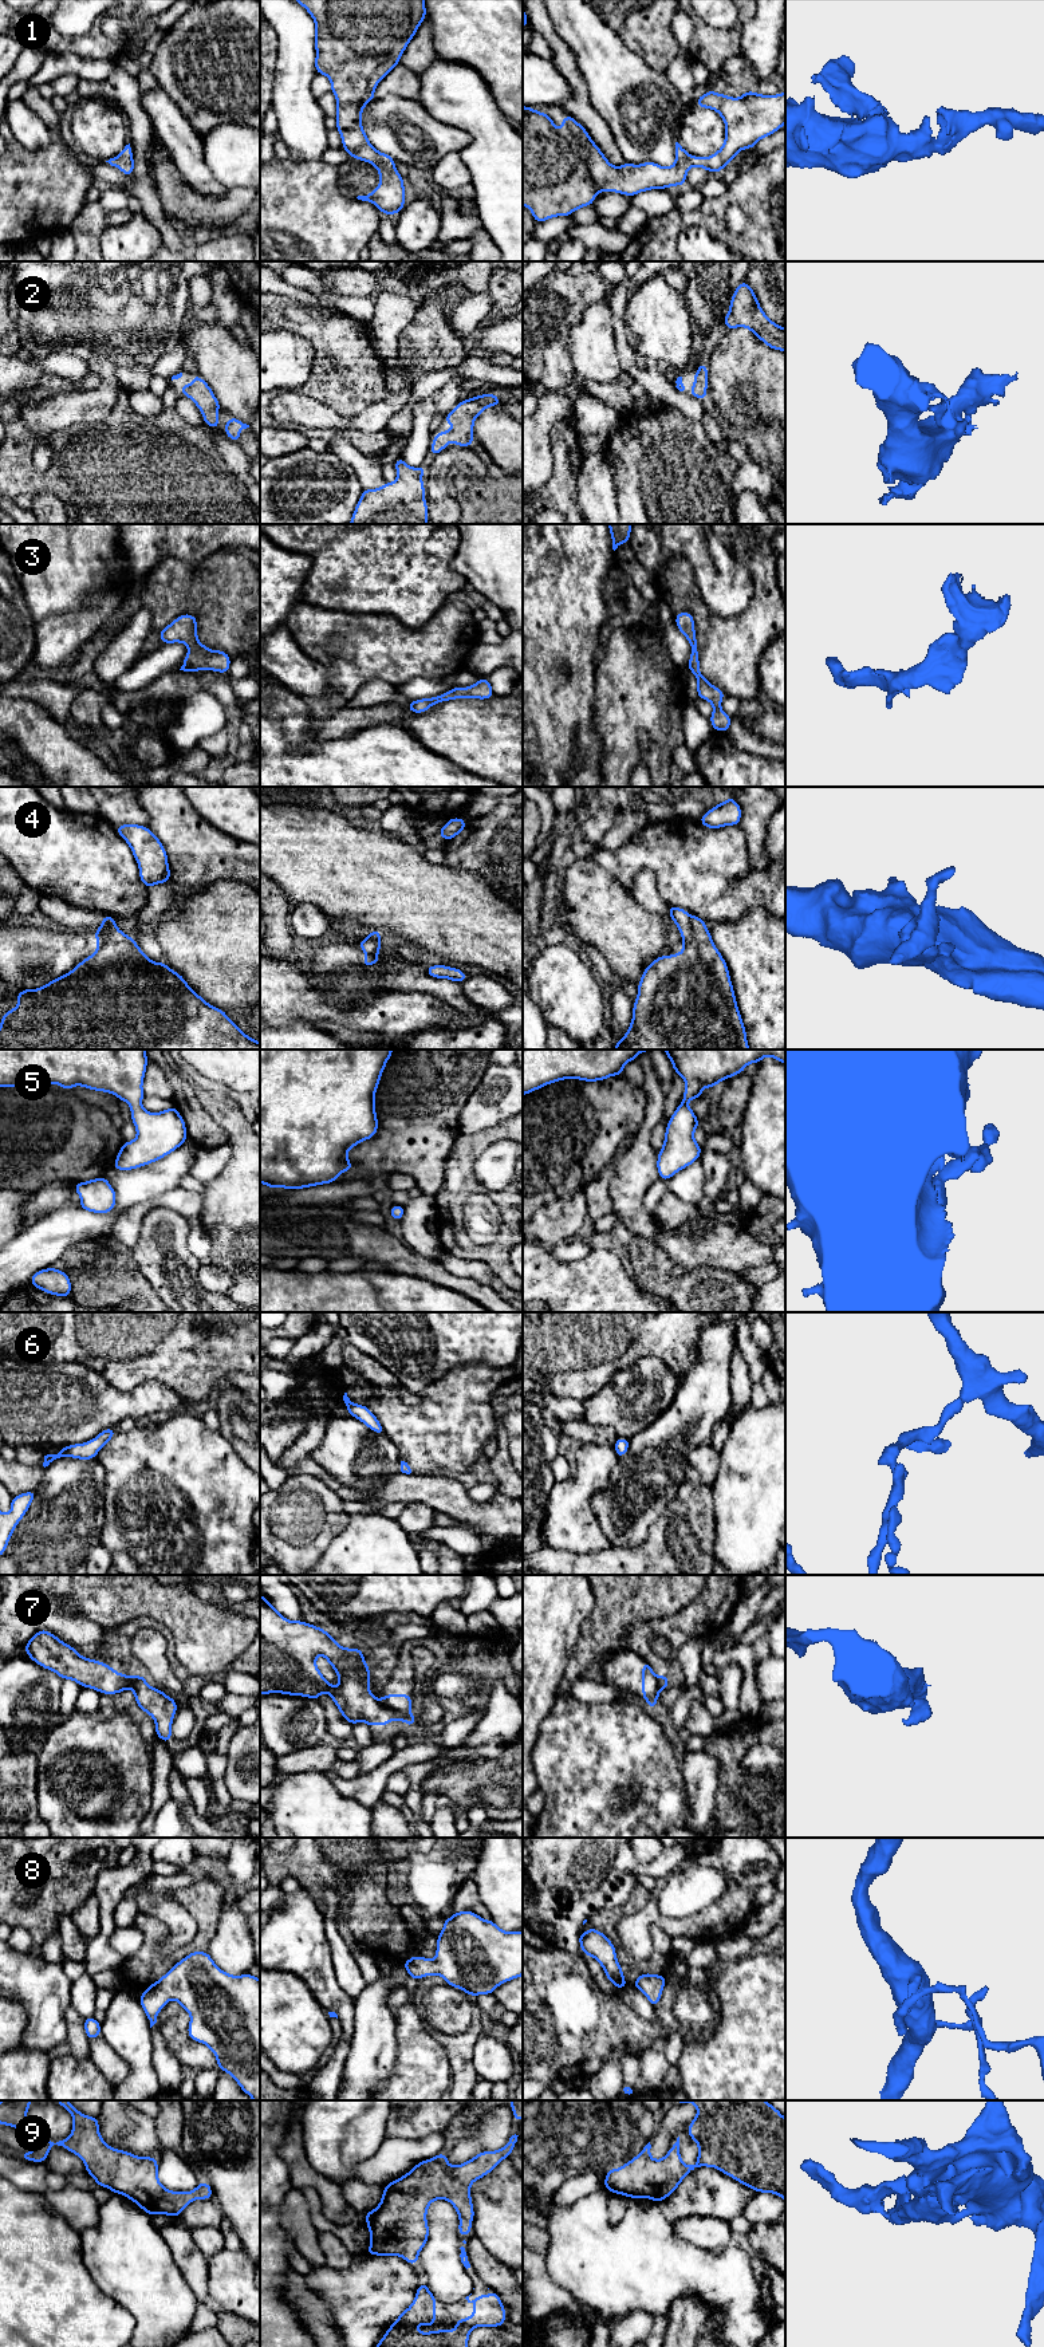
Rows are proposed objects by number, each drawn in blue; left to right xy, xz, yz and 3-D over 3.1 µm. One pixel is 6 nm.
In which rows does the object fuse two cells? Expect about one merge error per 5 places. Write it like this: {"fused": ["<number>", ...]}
{"fused": ["4", "7"]}

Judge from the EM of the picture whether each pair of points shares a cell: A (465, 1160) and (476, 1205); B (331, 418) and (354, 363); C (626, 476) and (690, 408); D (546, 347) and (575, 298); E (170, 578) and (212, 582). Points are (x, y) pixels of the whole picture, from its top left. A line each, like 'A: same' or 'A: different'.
A: different
B: different
C: different
D: same
E: same

